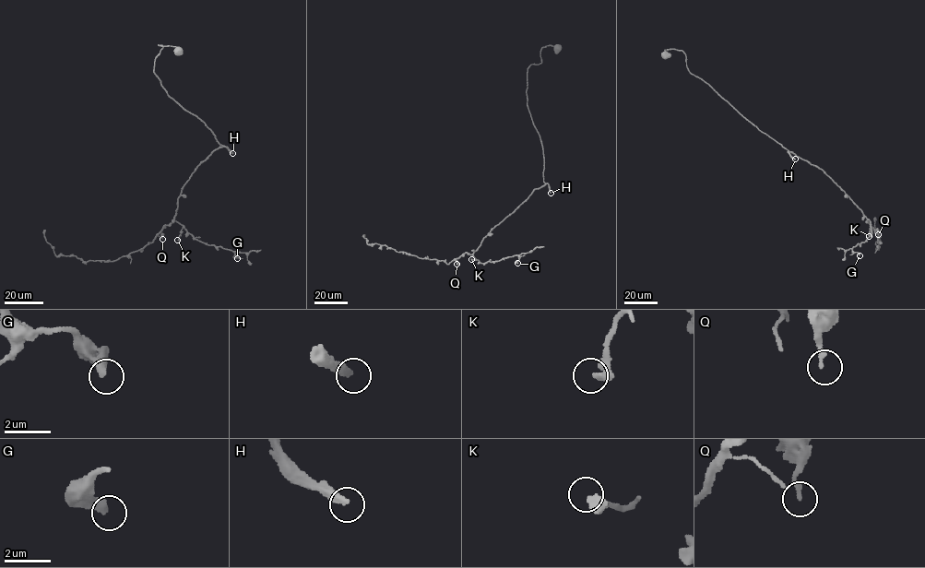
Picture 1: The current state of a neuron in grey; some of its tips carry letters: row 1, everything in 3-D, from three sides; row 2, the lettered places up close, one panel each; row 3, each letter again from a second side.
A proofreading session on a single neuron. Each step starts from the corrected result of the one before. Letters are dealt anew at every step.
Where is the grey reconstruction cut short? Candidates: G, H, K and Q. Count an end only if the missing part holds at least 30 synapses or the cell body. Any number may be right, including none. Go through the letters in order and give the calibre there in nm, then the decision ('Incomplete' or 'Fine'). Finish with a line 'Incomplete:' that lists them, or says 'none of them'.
G: Thickness 380 nm. Fine
H: Thickness 320 nm. Incomplete
K: Thickness 440 nm. Fine
Q: Thickness 190 nm. Fine
Incomplete: H

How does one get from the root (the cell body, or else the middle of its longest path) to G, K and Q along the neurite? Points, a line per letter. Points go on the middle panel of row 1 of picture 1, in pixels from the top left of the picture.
G: (557, 49), (543, 46), (527, 76), (545, 183), (473, 254), (485, 264), (518, 254), (517, 263)
K: (557, 49), (543, 46), (527, 76), (545, 183), (471, 259)
Q: (557, 49), (543, 46), (541, 63), (530, 65), (527, 76), (545, 183), (456, 264)

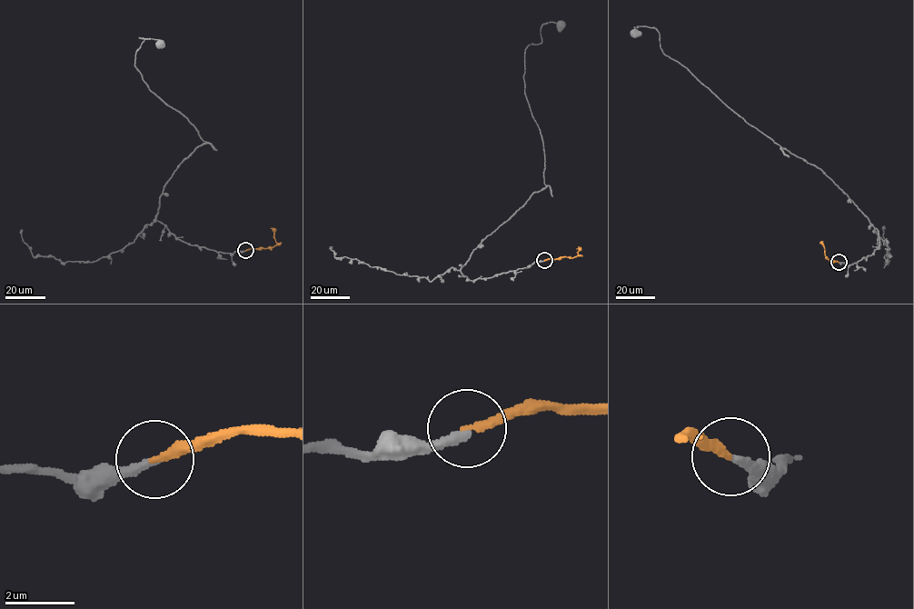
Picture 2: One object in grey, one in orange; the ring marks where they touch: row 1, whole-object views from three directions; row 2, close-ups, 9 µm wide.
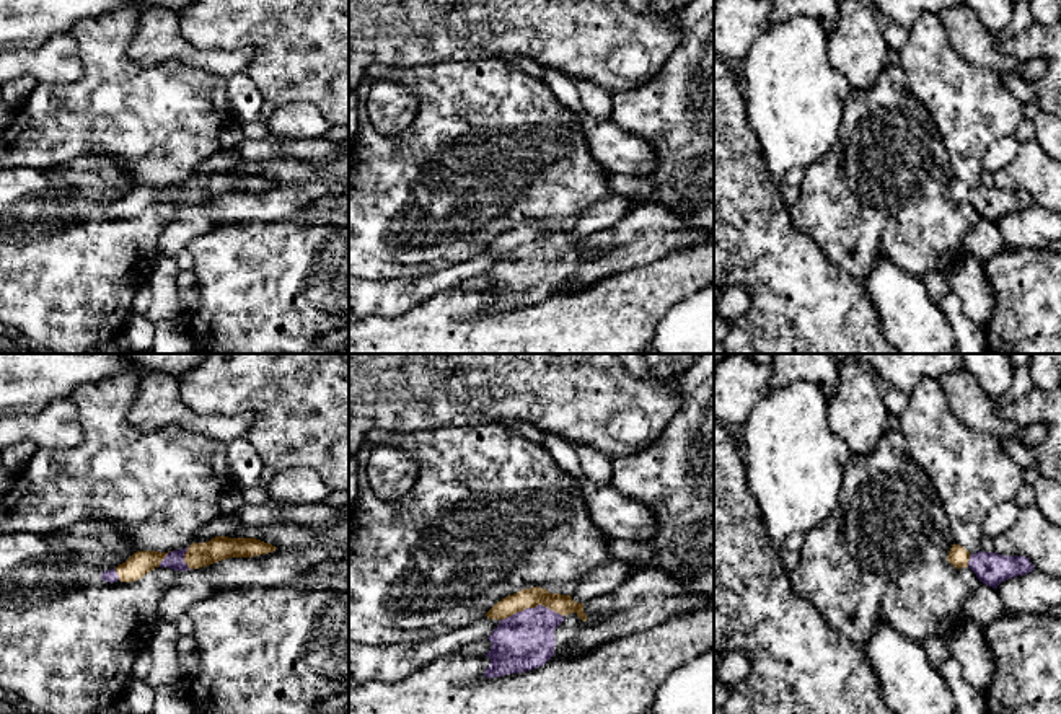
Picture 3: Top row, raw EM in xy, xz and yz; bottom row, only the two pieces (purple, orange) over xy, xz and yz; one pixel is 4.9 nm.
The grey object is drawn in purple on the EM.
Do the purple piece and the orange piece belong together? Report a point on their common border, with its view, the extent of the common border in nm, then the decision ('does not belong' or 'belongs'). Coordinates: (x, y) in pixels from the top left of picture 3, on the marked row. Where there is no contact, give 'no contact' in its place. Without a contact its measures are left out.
contact xz (532, 608); length 320 nm; belongs

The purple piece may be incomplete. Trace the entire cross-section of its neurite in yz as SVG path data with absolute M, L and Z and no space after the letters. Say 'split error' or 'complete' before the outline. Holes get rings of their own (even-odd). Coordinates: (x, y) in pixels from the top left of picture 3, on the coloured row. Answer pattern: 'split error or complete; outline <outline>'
split error; outline M952 544L947 561L957 569L970 567L980 582L993 588L997 588L997 585L1007 579L1025 575L1035 569L1025 556L1002 556L996 551L970 554L960 544Z

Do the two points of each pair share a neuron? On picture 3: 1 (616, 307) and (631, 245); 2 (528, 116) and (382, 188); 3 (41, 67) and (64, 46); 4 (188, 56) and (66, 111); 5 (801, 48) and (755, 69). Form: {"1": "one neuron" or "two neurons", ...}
{"1": "two neurons", "2": "one neuron", "3": "one neuron", "4": "two neurons", "5": "one neuron"}

